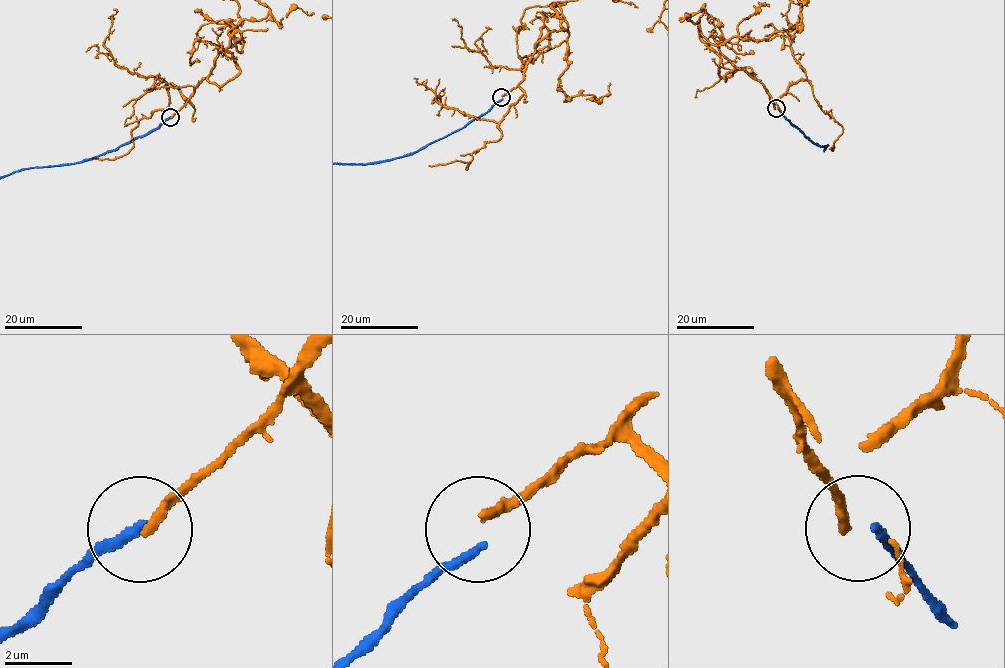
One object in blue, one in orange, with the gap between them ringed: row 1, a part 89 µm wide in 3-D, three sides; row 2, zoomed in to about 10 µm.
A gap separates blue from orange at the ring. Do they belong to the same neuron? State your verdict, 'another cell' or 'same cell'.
another cell

